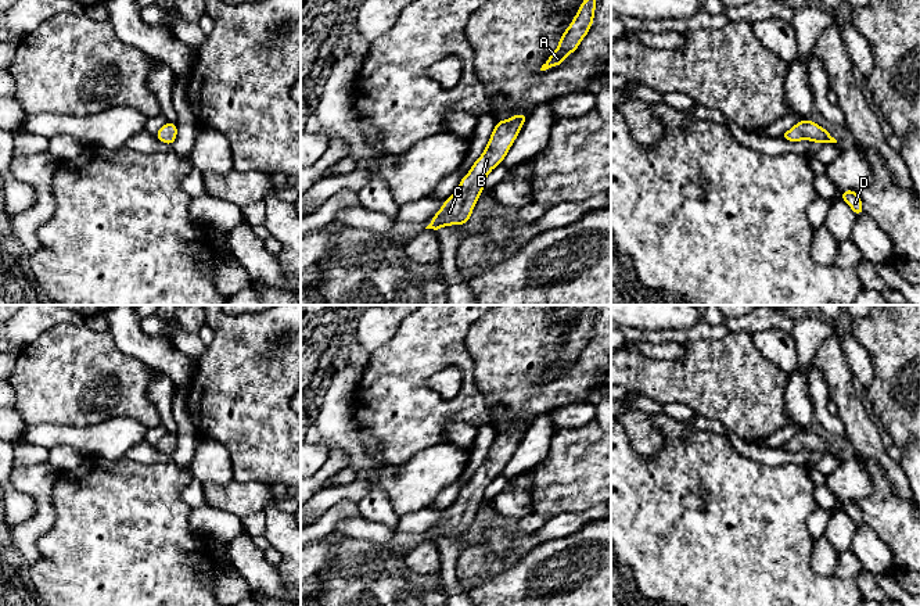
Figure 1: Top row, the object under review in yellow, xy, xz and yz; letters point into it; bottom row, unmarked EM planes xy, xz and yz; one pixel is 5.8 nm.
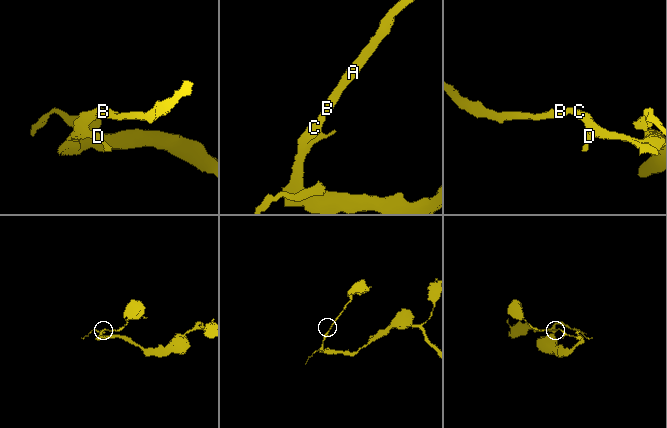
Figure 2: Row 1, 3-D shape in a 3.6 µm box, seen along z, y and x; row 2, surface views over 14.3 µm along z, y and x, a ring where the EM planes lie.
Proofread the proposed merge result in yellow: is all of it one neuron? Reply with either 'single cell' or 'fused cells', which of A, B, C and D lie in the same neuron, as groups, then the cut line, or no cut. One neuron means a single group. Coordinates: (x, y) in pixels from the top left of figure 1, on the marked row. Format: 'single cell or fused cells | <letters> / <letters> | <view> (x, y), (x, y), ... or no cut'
single cell | A B C D | no cut

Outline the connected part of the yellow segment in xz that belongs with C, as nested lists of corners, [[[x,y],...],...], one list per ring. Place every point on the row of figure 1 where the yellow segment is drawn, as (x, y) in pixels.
[[[517,114],[510,119],[496,122],[485,151],[425,229],[432,229],[438,234],[438,229],[442,226],[466,225],[468,222],[475,202],[484,191],[485,178],[503,162],[527,116],[527,114]]]

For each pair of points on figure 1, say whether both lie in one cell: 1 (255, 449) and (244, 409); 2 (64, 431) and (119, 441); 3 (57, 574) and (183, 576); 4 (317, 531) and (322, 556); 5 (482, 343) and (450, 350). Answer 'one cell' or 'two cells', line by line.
1: one cell
2: one cell
3: one cell
4: two cells
5: two cells

